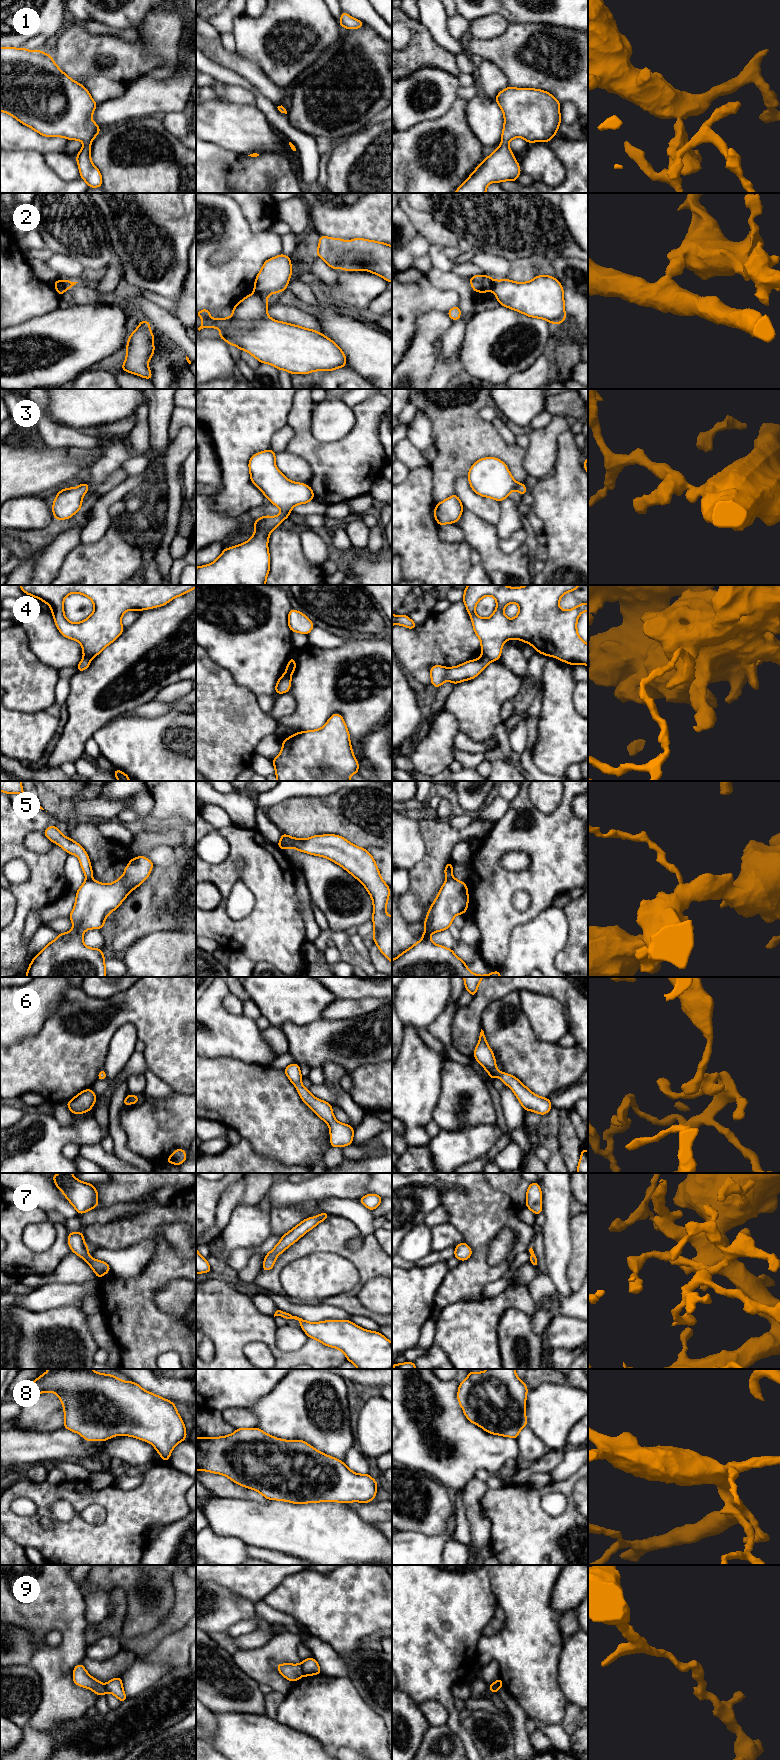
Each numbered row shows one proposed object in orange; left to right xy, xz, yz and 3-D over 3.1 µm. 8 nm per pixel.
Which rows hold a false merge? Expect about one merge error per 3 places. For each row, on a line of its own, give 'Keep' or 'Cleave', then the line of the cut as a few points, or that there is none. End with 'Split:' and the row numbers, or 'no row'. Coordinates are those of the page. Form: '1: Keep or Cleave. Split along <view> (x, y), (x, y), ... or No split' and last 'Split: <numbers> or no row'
1: Keep. No split
2: Cleave. Split along xz (254, 291), (265, 297)
3: Keep. No split
4: Cleave. Split along yz (482, 655), (490, 661)
5: Cleave. Split along xy (91, 877), (86, 879)
6: Keep. No split
7: Keep. No split
8: Keep. No split
9: Cleave. Split along xz (301, 1664), (301, 1670), (304, 1674)
Split: 2, 4, 5, 9

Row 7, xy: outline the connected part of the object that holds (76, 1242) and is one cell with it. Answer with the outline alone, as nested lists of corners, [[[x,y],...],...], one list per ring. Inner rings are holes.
[[[81,1231],[71,1232],[68,1234],[68,1245],[72,1252],[83,1258],[85,1262],[93,1269],[98,1279],[111,1270],[110,1266],[101,1260],[96,1260],[89,1256],[89,1248],[87,1247],[84,1236]]]

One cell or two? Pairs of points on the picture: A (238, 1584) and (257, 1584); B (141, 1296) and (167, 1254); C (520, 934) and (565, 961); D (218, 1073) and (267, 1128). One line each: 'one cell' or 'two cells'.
A: one cell
B: one cell
C: two cells
D: one cell

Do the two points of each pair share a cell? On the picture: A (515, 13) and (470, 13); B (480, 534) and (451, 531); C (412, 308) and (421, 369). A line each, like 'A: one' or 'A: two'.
A: one
B: two
C: two

